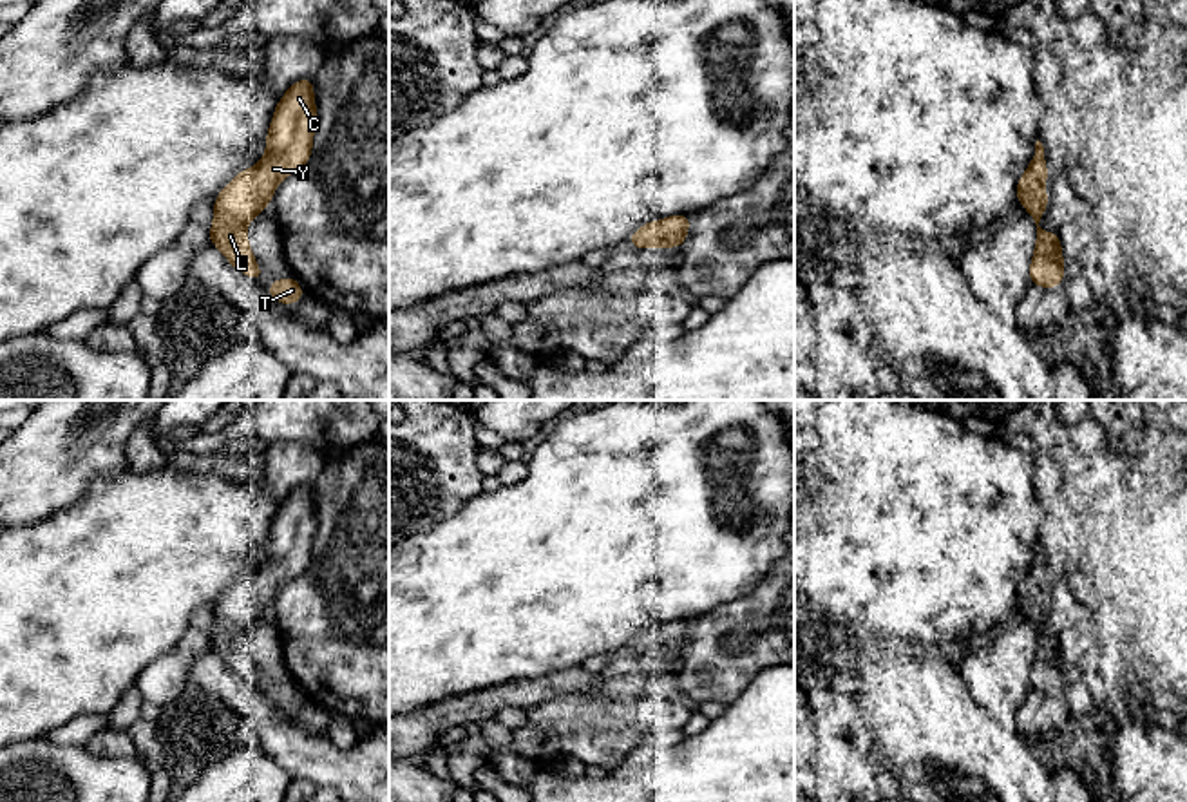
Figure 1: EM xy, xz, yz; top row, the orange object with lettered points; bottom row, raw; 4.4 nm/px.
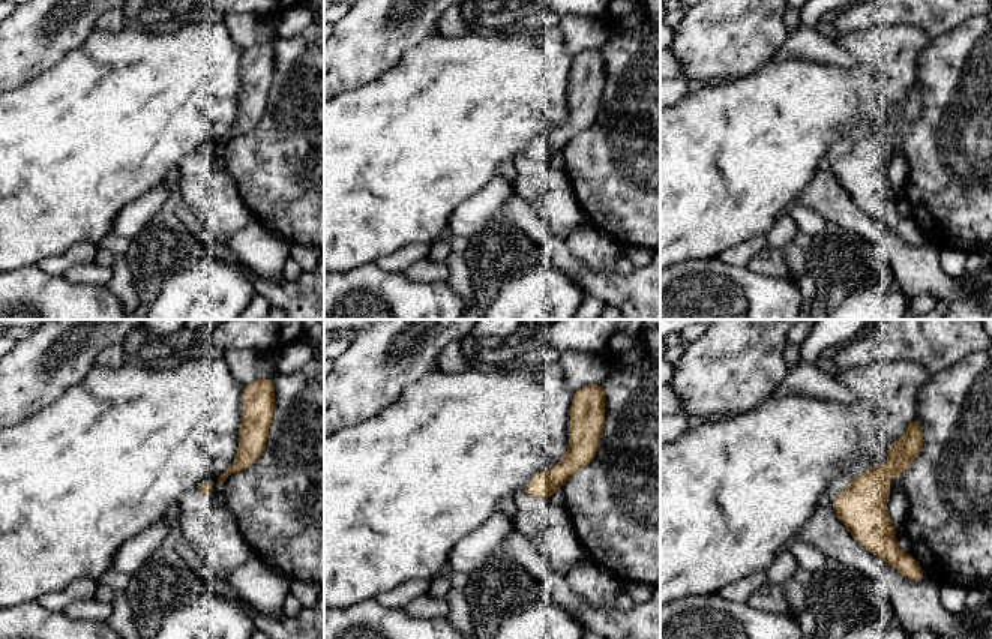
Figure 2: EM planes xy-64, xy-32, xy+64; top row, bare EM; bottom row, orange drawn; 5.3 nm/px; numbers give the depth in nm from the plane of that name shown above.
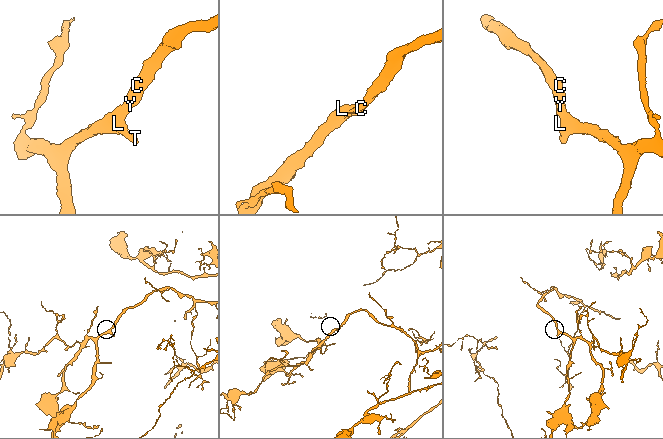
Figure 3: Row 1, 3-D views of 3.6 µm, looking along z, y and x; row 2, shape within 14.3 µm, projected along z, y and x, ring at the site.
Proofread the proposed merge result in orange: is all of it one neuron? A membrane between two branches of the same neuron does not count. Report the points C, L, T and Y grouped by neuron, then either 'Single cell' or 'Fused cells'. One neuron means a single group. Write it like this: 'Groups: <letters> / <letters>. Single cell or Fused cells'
Groups: C L T Y. Single cell

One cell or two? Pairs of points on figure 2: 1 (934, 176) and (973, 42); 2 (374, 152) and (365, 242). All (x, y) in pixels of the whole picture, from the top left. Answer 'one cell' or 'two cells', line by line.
1: one cell
2: one cell

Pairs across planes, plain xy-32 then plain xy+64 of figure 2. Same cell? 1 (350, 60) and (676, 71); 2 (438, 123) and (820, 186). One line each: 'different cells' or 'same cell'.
1: different cells
2: different cells

